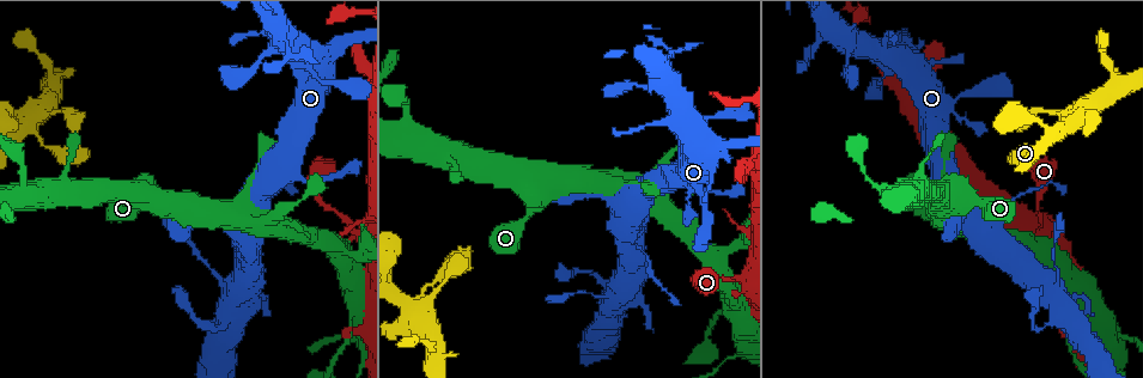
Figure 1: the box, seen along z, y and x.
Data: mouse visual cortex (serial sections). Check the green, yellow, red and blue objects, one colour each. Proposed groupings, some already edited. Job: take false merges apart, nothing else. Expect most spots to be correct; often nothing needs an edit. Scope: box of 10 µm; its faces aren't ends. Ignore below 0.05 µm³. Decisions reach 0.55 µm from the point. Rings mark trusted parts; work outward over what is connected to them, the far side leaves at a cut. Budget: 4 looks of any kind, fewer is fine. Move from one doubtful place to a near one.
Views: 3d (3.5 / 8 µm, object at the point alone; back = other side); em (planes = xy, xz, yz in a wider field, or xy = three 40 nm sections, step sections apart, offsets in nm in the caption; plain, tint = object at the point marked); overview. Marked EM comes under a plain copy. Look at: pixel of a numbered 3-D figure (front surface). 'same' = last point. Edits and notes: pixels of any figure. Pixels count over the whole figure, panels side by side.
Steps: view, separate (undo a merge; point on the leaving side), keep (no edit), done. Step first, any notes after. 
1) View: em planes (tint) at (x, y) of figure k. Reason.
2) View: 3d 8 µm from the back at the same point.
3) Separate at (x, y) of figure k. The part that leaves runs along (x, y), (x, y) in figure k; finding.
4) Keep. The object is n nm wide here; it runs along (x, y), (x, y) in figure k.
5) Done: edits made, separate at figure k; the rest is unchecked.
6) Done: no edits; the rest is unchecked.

View: 3d 3.5 µm at (1116, 341) of figure 1. Calibre changes.

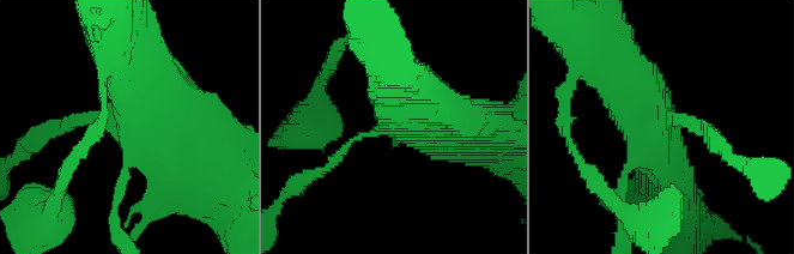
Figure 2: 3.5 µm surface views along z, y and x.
View: em xy step 1 (tint) at (663, 125) of figure 2. Shape alone is not enough.

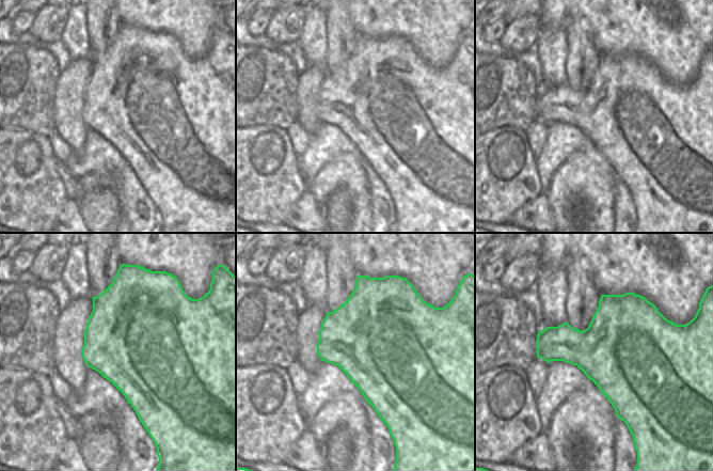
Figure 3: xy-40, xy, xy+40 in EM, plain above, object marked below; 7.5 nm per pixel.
Keep. It runs along (400, 94), (411, 115), (356, 137), (315, 174) in figure 2; all the same cell.

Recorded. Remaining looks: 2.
View: 3d 3.5 µm at (613, 305) of figure 1. Sharp bend.

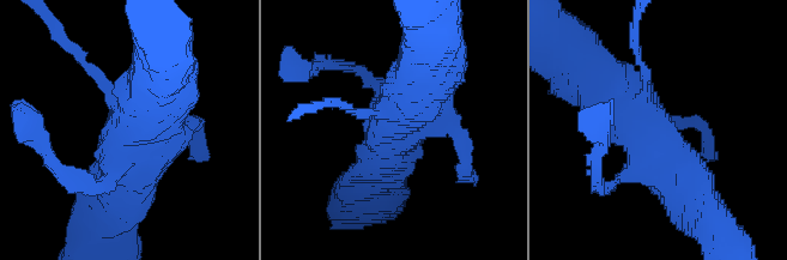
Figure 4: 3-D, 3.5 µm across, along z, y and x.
View: em xy step 1 (tint) at (395, 123) of figure 4.

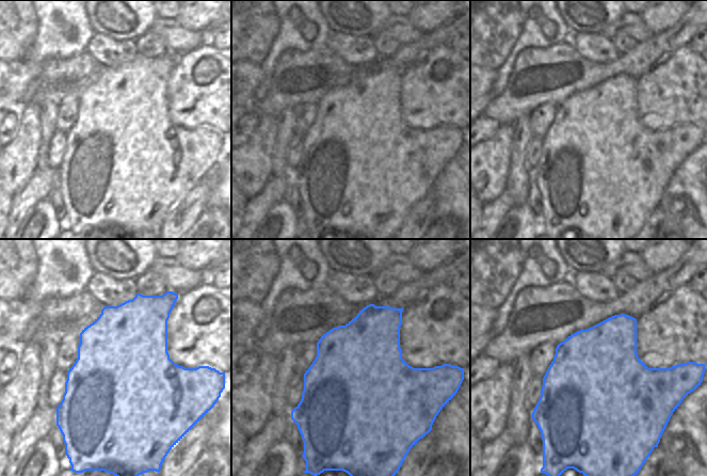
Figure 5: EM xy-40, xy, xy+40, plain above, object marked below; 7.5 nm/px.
Keep. One cell here.

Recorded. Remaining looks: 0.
Done: no edits; the rest is unchecked.

